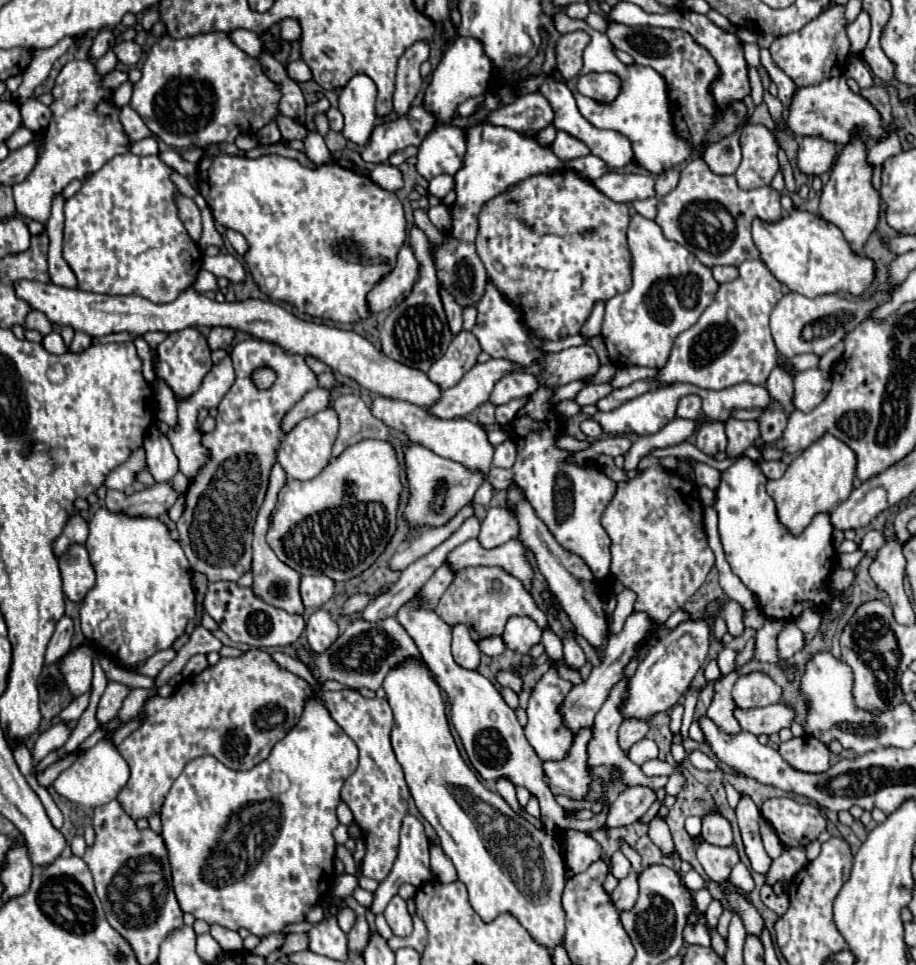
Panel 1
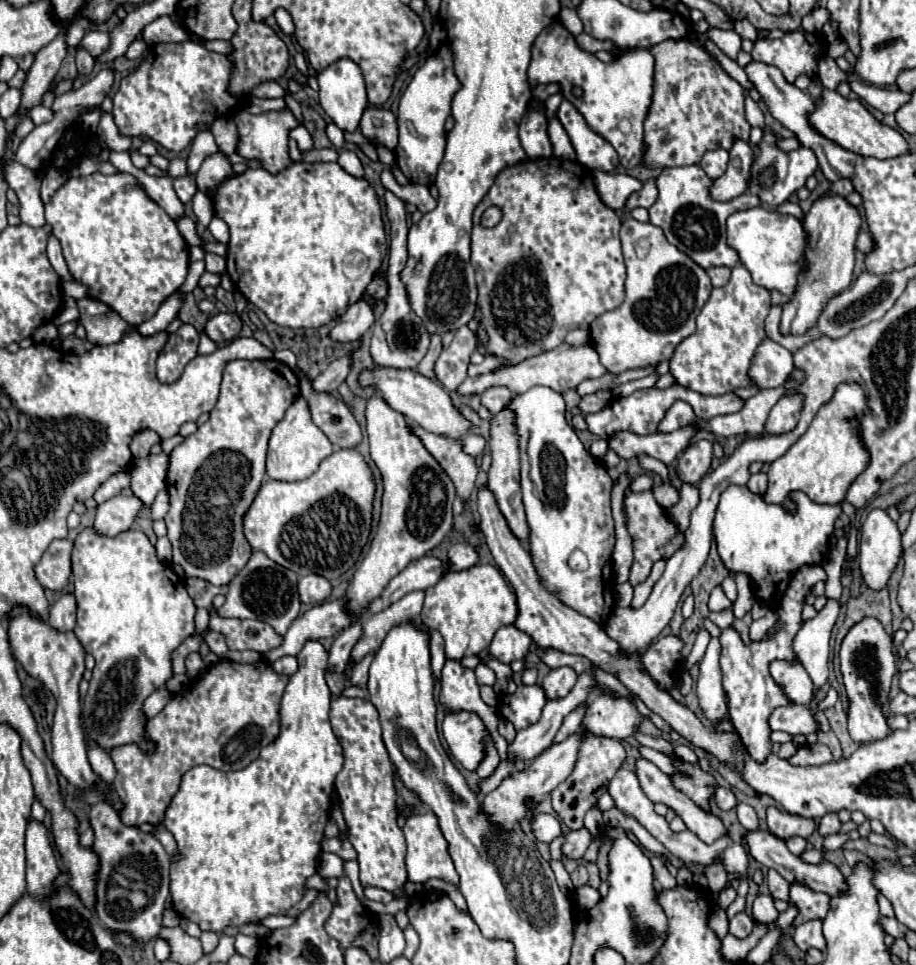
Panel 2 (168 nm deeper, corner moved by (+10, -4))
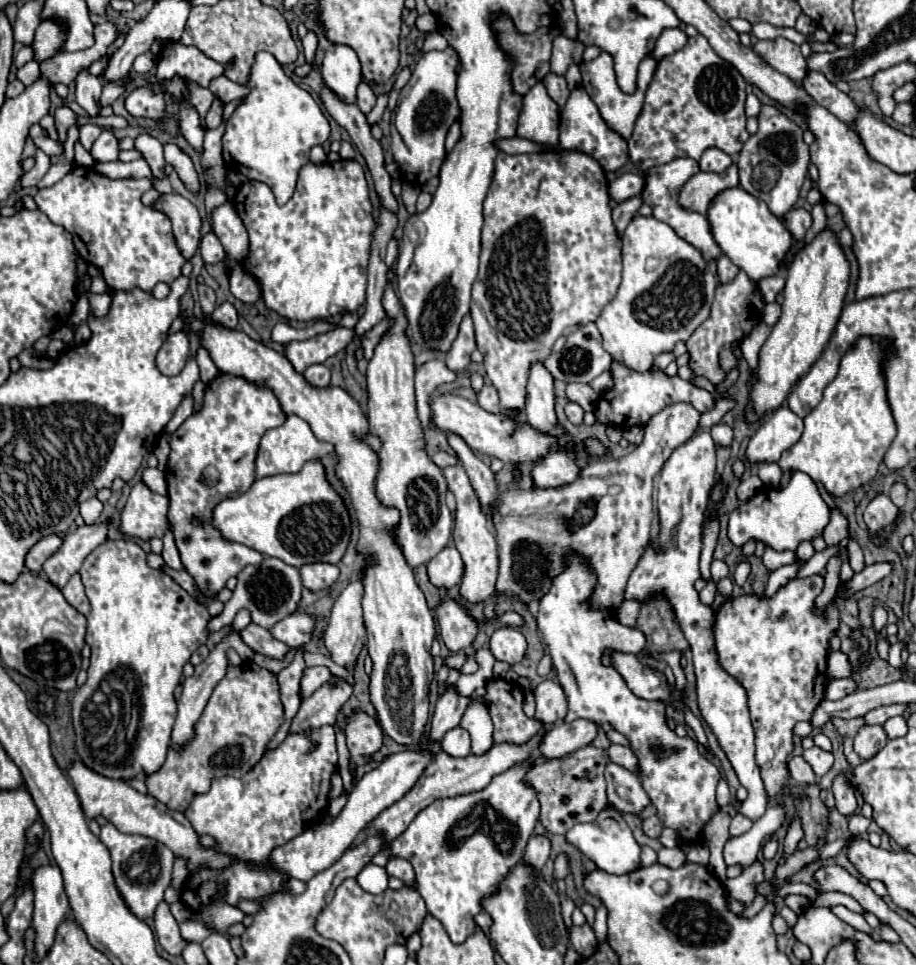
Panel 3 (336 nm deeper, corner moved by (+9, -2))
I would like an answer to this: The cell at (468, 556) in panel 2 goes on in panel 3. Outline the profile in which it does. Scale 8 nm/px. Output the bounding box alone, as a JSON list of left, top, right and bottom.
[426,547,462,589]

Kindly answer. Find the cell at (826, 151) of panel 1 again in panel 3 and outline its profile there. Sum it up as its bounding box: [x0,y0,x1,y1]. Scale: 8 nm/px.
[738,105,810,217]

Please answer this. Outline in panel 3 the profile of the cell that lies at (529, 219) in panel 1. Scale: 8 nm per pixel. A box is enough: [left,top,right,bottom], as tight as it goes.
[470,151,622,413]

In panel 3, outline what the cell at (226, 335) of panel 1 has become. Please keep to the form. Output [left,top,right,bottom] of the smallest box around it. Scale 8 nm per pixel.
[212,301,238,329]

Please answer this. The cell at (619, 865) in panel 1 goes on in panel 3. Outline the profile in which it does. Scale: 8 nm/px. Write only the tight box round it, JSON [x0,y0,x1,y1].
[594,905,608,943]

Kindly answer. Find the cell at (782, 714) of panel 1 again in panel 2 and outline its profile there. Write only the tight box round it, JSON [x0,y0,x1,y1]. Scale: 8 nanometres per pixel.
[769,705,817,735]

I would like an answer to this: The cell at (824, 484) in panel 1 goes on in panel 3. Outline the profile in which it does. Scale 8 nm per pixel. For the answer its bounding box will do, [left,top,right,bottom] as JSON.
[782,335,896,497]

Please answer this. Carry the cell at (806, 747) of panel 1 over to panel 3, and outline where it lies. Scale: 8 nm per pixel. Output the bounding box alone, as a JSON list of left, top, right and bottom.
[804,747,834,777]

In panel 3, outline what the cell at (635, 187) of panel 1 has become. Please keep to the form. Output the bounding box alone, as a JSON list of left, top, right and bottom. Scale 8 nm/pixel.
[610,173,644,203]

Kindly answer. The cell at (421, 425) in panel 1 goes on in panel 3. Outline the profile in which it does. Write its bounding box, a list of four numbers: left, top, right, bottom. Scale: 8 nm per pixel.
[444,465,498,603]

